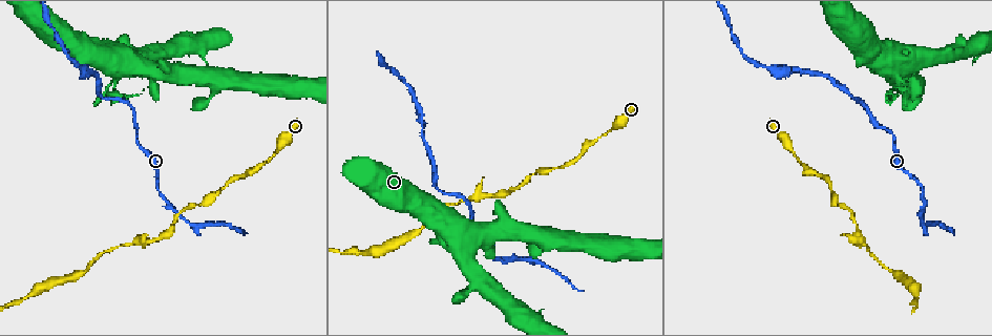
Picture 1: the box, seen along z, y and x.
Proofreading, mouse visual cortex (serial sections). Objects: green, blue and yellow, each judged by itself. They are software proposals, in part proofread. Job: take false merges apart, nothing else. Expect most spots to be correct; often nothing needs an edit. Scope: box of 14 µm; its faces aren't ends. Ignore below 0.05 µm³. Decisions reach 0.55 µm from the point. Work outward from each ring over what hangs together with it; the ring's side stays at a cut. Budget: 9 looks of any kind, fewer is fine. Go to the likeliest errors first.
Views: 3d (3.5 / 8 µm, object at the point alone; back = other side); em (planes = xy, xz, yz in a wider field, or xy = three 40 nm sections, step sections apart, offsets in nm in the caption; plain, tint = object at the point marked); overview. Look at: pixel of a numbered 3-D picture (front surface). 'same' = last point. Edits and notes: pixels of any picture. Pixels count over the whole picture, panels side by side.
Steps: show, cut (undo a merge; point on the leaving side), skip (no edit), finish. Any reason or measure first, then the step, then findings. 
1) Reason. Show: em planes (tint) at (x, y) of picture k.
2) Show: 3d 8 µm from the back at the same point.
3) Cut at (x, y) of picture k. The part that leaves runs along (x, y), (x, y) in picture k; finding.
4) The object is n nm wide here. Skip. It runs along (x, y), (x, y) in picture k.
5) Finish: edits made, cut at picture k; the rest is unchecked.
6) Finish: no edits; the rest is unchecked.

Sharp bend. Show: 3d 8 µm at (897, 81) of picture 1.

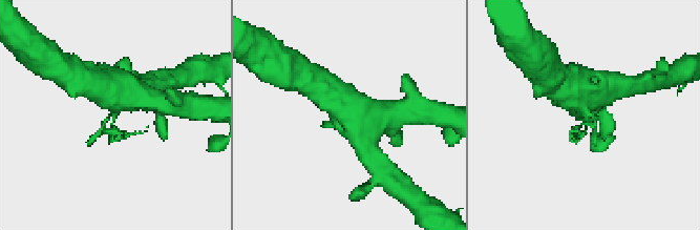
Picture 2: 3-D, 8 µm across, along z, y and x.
Zoom in. Show: 3d 3.5 µm at (114, 115) of picture 2.

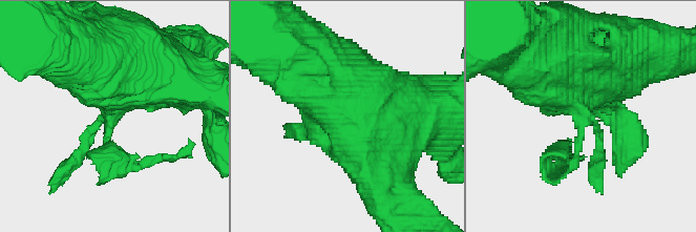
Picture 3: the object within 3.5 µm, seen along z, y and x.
Show: em planes (tint) at (581, 119) of picture 3.

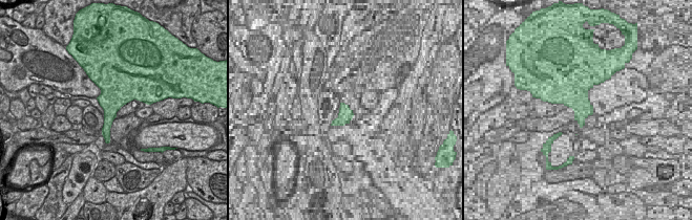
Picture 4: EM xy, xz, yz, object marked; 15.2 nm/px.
Skip. It runs along (551, 57), (581, 108), (575, 163), (562, 172) in picture 3; continuous, no second cell.

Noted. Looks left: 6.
Abrupt turn. Show: 3d 3.5 µm at (851, 95) of picture 1.

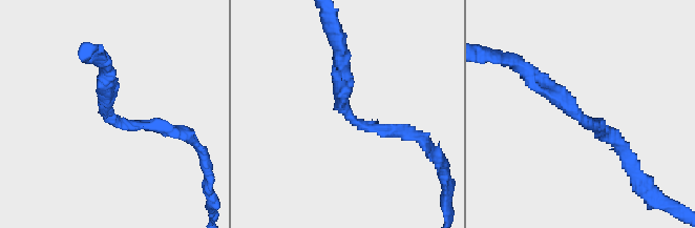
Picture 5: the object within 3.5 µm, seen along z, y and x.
The arms are 200, 200 nm wide; need the tissue. Show: em xy step 3 (tint) at (352, 118) of picture 5.

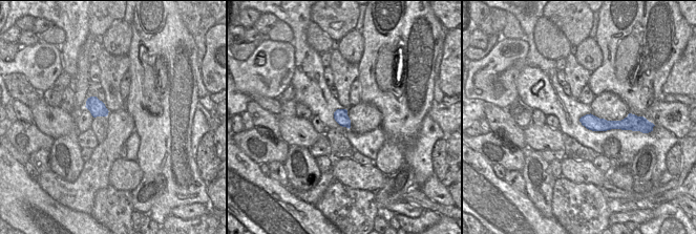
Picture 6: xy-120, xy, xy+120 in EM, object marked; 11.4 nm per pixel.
Skip. It runs along (414, 136), (346, 115), (343, 63) in picture 5; continuous, no second cell.

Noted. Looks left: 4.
Show: 3d 3.5 µm at (460, 297) of picture 1.

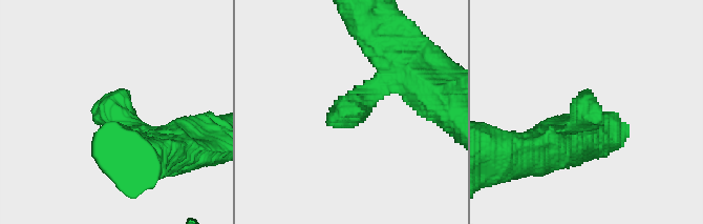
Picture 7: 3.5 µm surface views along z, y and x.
Need the tissue. Show: em xy step 1 (tint) at (351, 106) of picture 7.

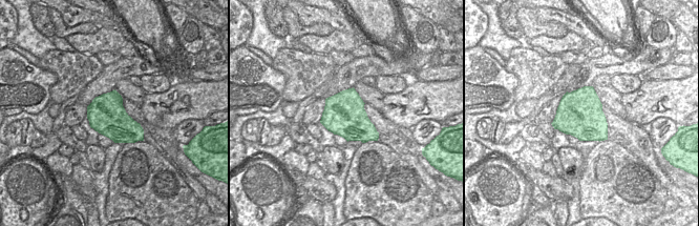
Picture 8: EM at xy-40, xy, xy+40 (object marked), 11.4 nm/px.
Show: em xy step 2 (tint) at the same point.

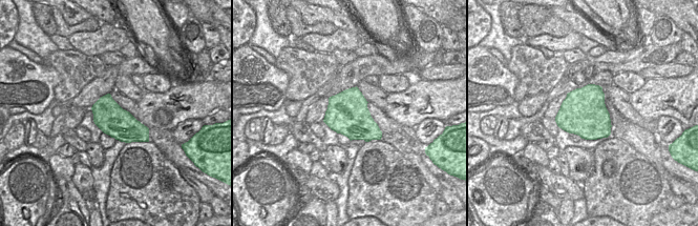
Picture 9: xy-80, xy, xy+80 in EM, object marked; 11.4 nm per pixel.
Skip. It runs along (536, 150), (579, 121), (588, 89) in picture 7; one cell here.

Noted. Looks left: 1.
Finish: no edits; the rest is unchecked.

